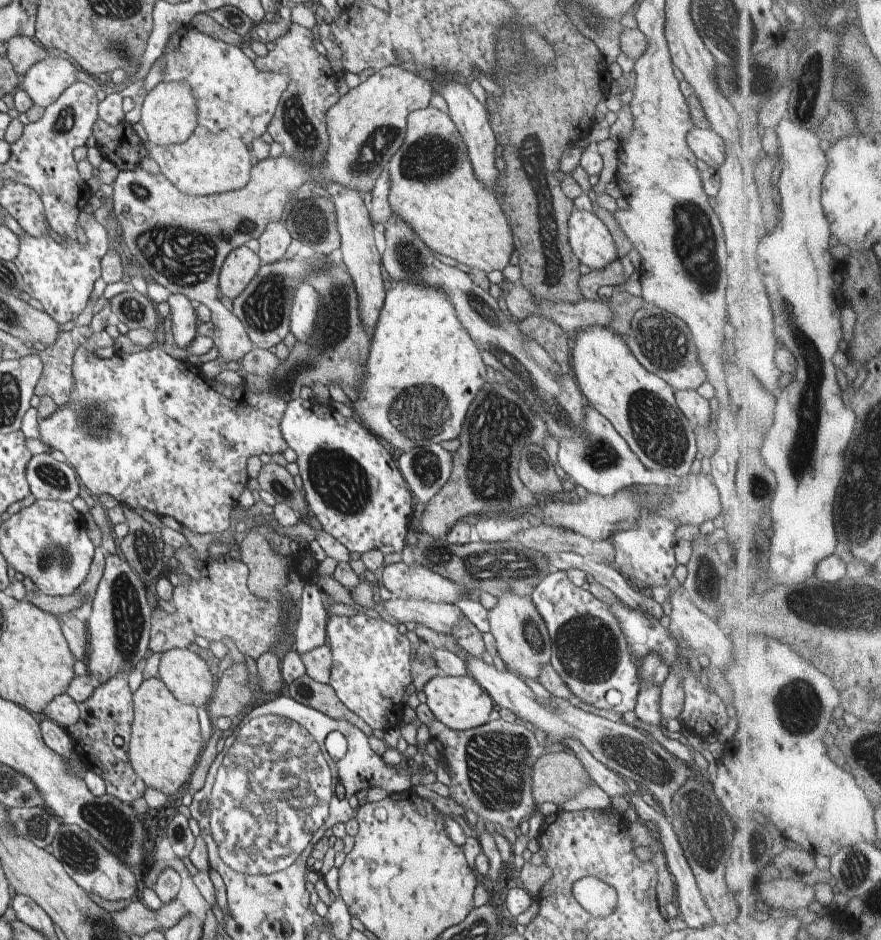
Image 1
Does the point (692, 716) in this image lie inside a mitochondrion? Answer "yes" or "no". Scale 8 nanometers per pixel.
no

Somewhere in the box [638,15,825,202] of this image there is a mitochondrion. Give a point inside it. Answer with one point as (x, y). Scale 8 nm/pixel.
(763, 80)

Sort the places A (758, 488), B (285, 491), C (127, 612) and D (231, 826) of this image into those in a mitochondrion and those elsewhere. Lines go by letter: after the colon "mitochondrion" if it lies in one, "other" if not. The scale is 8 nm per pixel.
A: mitochondrion
B: mitochondrion
C: mitochondrion
D: mitochondrion

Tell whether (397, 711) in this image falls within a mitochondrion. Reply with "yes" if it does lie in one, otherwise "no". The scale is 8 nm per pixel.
no

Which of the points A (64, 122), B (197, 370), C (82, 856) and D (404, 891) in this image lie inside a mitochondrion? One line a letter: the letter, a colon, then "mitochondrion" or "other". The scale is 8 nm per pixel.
A: mitochondrion
B: other
C: mitochondrion
D: other

